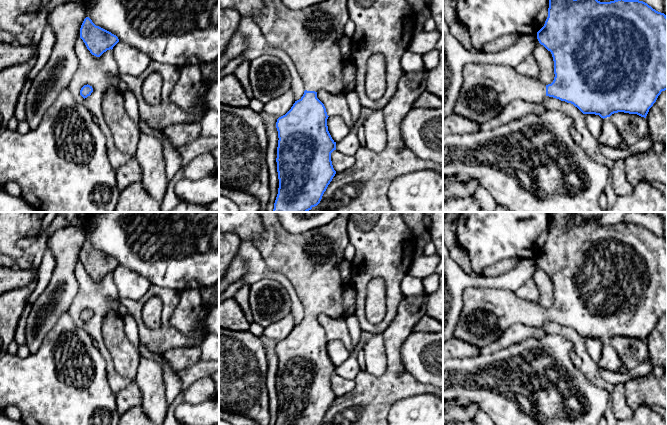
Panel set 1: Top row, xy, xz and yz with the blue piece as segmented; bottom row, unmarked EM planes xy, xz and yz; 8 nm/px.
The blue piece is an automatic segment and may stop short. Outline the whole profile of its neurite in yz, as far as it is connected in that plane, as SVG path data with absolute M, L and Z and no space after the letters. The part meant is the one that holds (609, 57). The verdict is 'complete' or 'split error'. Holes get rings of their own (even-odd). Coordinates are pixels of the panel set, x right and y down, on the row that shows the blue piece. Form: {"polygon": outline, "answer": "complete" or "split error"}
{"polygon": "M549 0L548 17L537 32L537 39L553 57L555 77L551 84L522 75L515 67L505 64L469 63L463 70L463 85L454 113L481 125L516 99L542 105L549 96L573 104L583 114L595 114L603 119L618 112L646 118L658 96L667 90L667 16L643 1Z", "answer": "split error"}

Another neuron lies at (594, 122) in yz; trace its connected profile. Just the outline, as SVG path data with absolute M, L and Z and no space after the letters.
M585 114L585 119L587 123L587 129L596 139L598 139L601 134L603 118L595 114Z

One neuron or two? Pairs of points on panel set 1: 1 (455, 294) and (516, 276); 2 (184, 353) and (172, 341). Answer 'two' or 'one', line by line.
1: one
2: two

